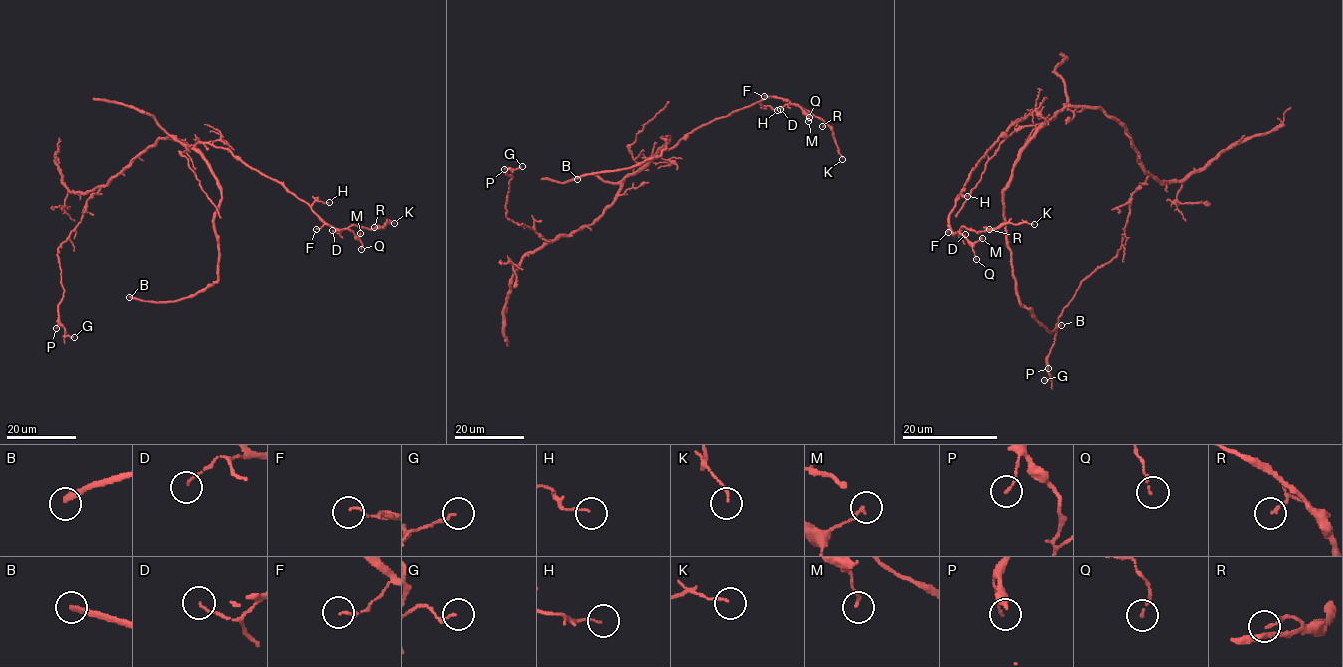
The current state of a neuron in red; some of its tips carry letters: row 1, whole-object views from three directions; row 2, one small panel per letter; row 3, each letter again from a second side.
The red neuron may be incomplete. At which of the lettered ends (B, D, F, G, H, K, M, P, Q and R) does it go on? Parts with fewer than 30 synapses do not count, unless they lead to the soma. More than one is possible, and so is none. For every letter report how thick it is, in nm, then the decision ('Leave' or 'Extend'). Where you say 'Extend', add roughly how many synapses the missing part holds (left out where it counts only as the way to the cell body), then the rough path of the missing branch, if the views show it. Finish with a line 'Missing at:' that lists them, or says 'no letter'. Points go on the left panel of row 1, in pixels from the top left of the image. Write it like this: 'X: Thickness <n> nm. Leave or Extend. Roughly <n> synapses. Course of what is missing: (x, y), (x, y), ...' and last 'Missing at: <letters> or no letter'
B: Thickness 240 nm. Extend. Roughly 250 synapses
D: Thickness 100 nm. Leave
F: Thickness 70 nm. Leave
G: Thickness 130 nm. Leave
H: Thickness 80 nm. Leave
K: Thickness 110 nm. Leave
M: Thickness 130 nm. Leave
P: Thickness 90 nm. Leave
Q: Thickness 100 nm. Leave
R: Thickness 130 nm. Leave
Missing at: B

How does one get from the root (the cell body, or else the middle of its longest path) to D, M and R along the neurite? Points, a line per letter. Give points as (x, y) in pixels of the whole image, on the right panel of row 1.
D: (1071, 106), (1048, 119), (1030, 113), (1016, 122), (980, 159), (949, 215), (951, 230), (958, 238), (965, 234)
M: (1071, 106), (1048, 119), (1030, 113), (1016, 122), (976, 163), (949, 215), (949, 226), (971, 242), (982, 238)
R: (1071, 106), (1048, 119), (1030, 113), (1016, 122), (976, 163), (949, 226), (954, 233), (989, 229)

